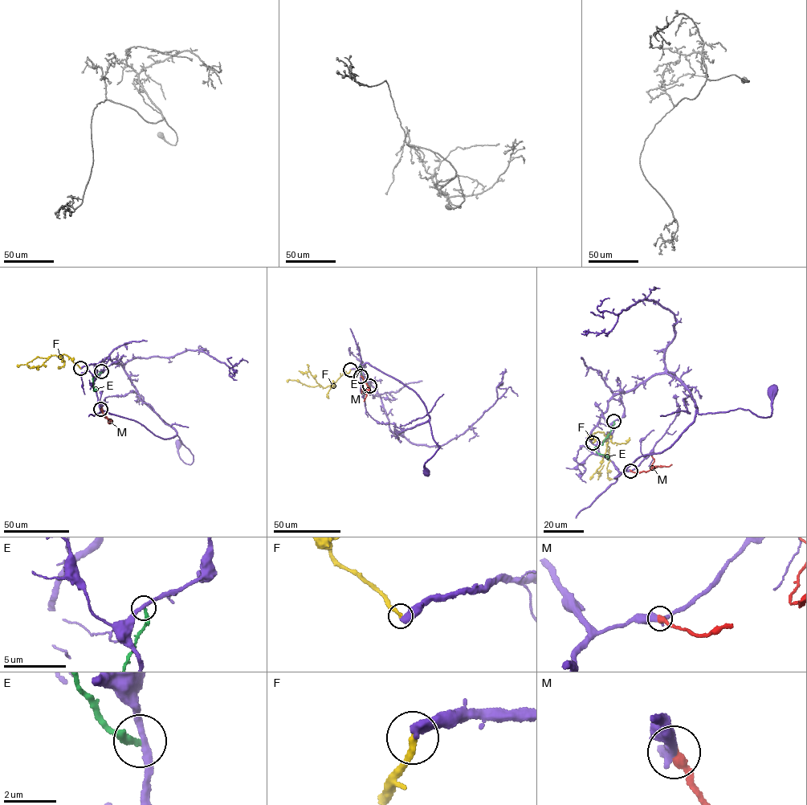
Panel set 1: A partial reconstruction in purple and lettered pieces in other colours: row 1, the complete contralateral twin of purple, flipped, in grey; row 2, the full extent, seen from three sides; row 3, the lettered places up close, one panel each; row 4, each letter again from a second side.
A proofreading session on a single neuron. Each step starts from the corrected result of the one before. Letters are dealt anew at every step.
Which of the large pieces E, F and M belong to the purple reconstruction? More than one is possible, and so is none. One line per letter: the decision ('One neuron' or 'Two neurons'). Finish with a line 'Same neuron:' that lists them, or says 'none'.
E: Two neurons
F: Two neurons
M: Two neurons
Same neuron: none

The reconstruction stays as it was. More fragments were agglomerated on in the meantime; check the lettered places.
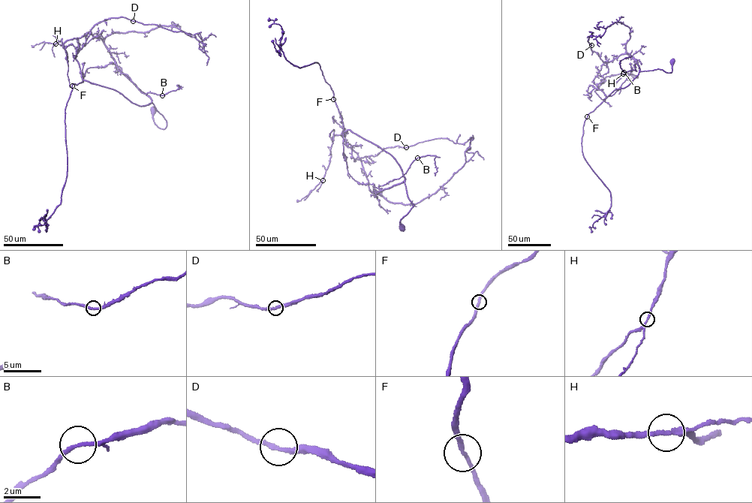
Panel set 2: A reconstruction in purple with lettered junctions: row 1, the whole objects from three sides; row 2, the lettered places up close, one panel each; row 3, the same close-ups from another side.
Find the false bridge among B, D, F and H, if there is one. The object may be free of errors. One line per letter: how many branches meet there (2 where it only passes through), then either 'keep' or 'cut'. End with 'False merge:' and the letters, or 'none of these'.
B: branches 2; keep
D: branches 2; keep
F: branches 2; keep
H: branches 2; keep
False merge: none of these

